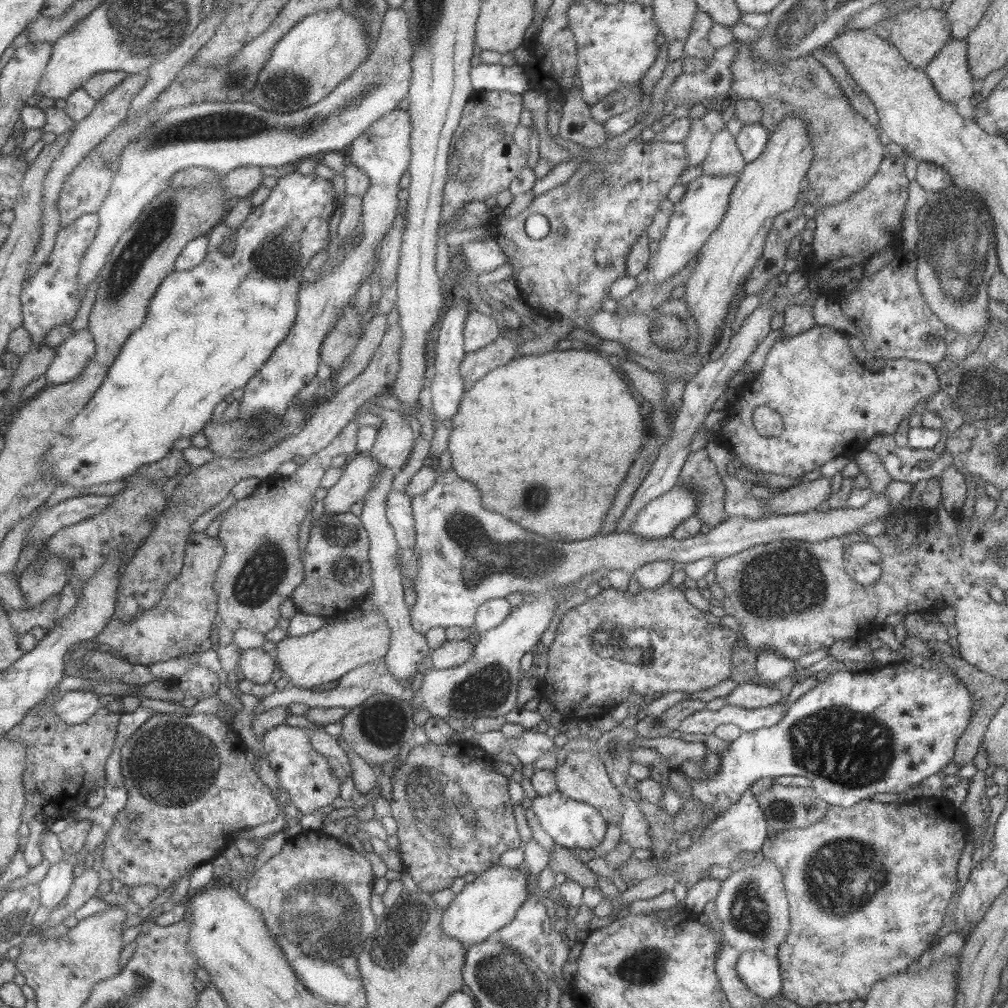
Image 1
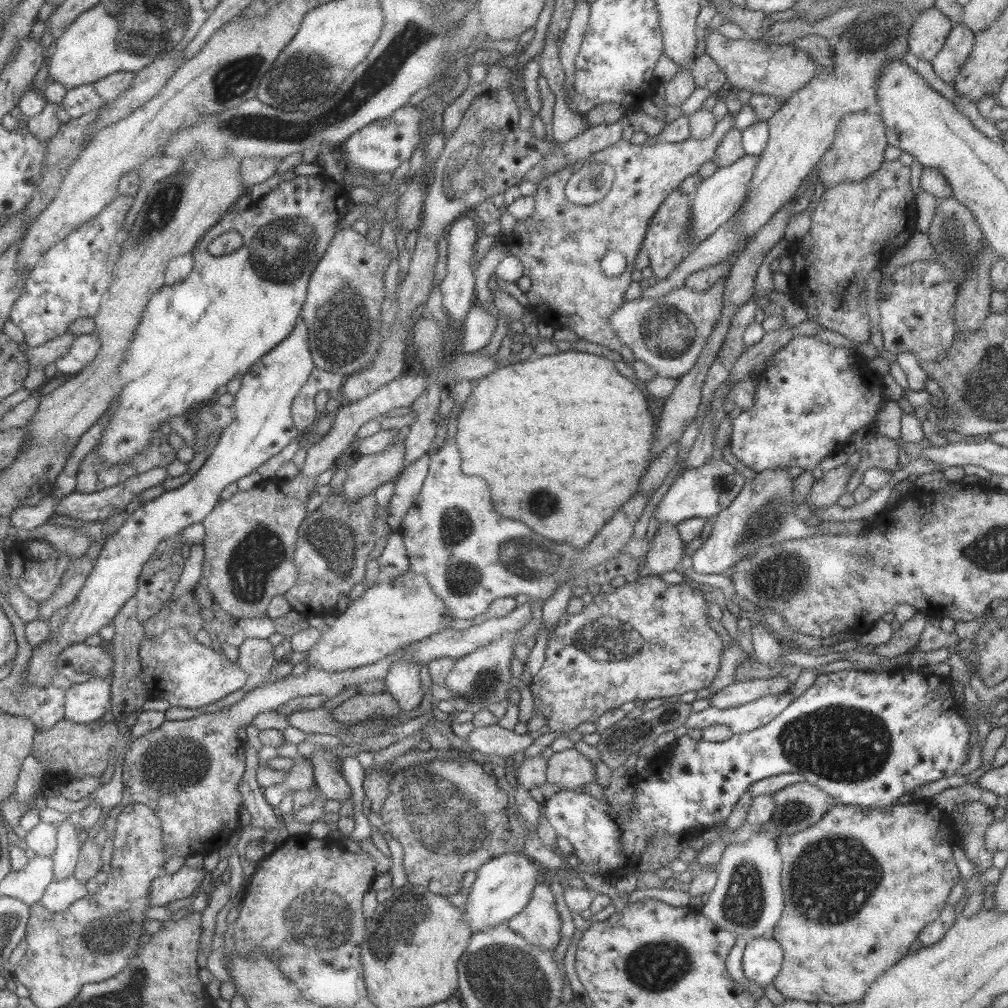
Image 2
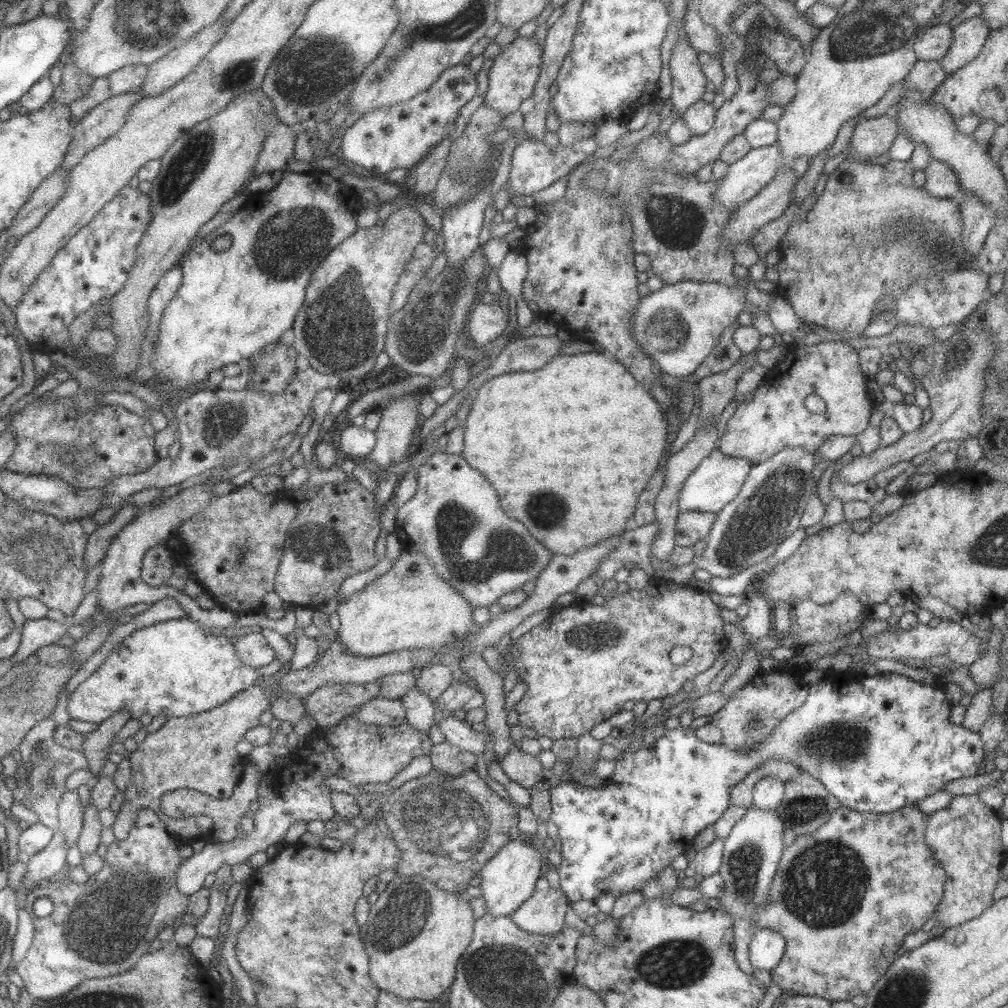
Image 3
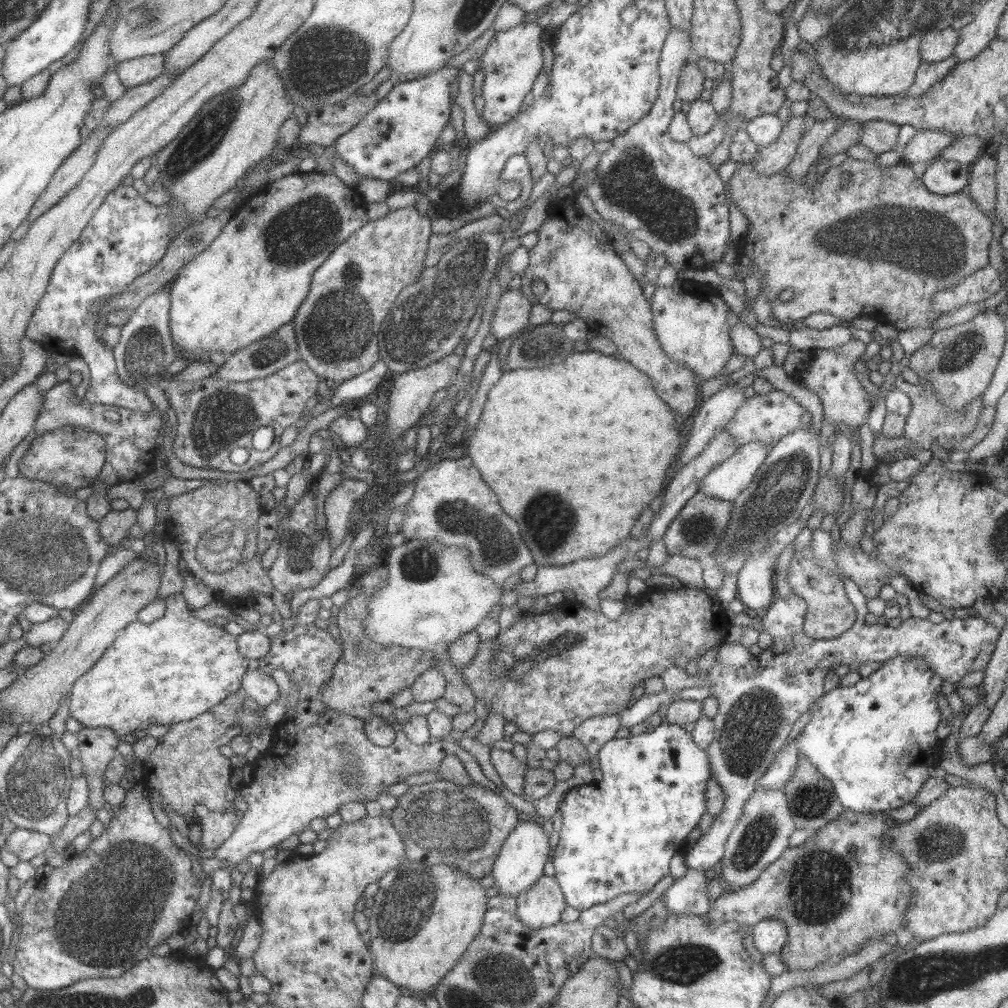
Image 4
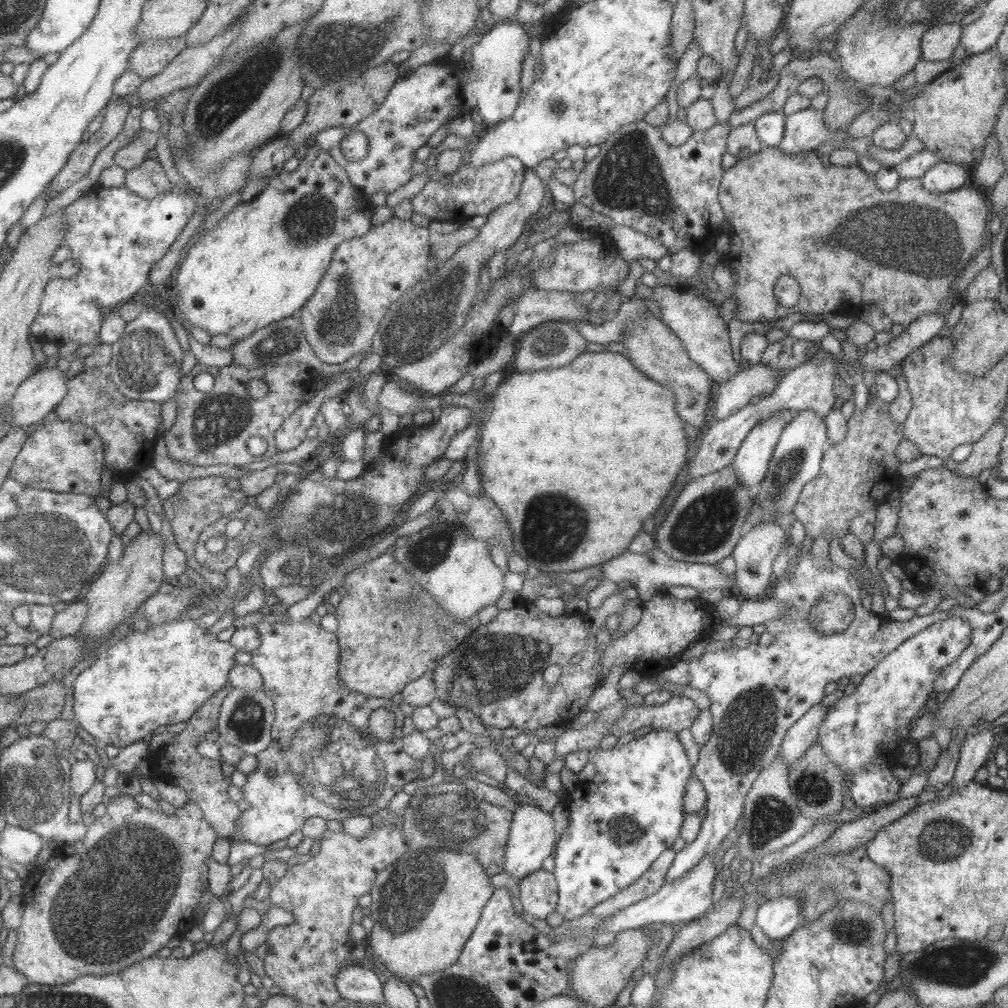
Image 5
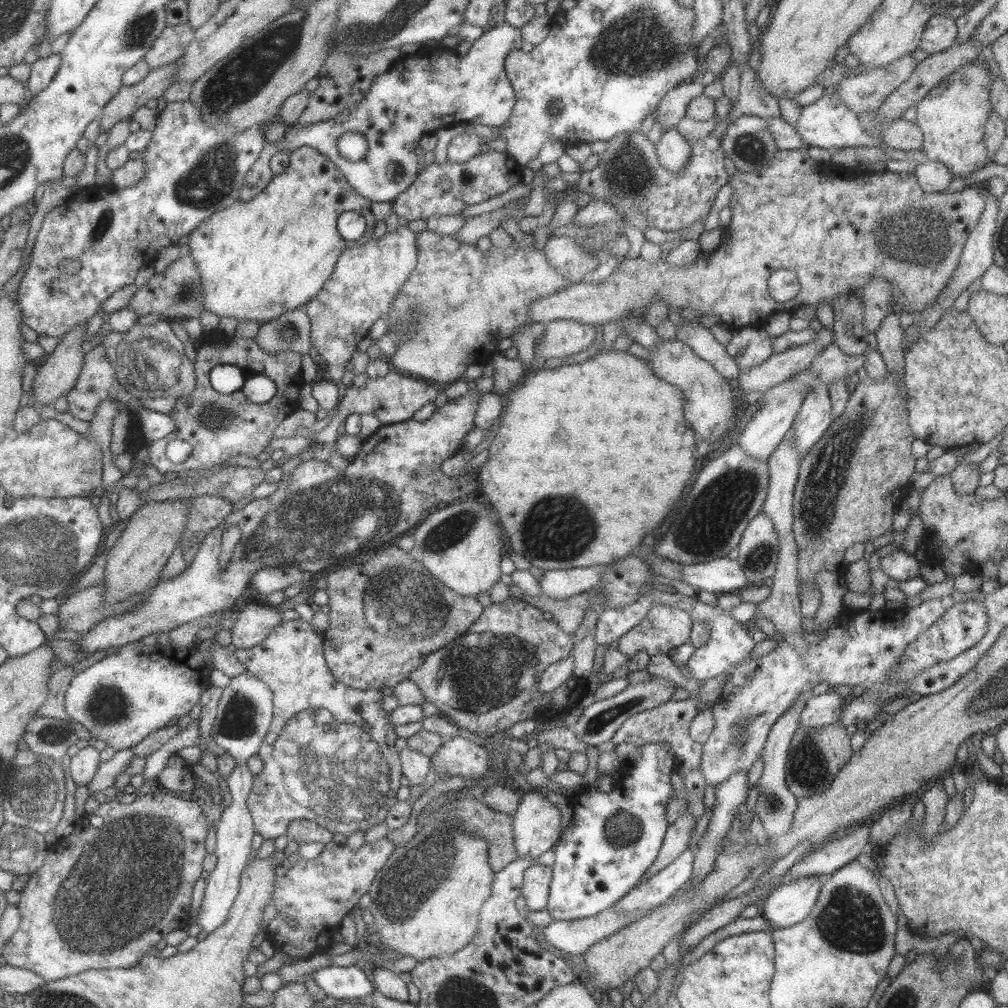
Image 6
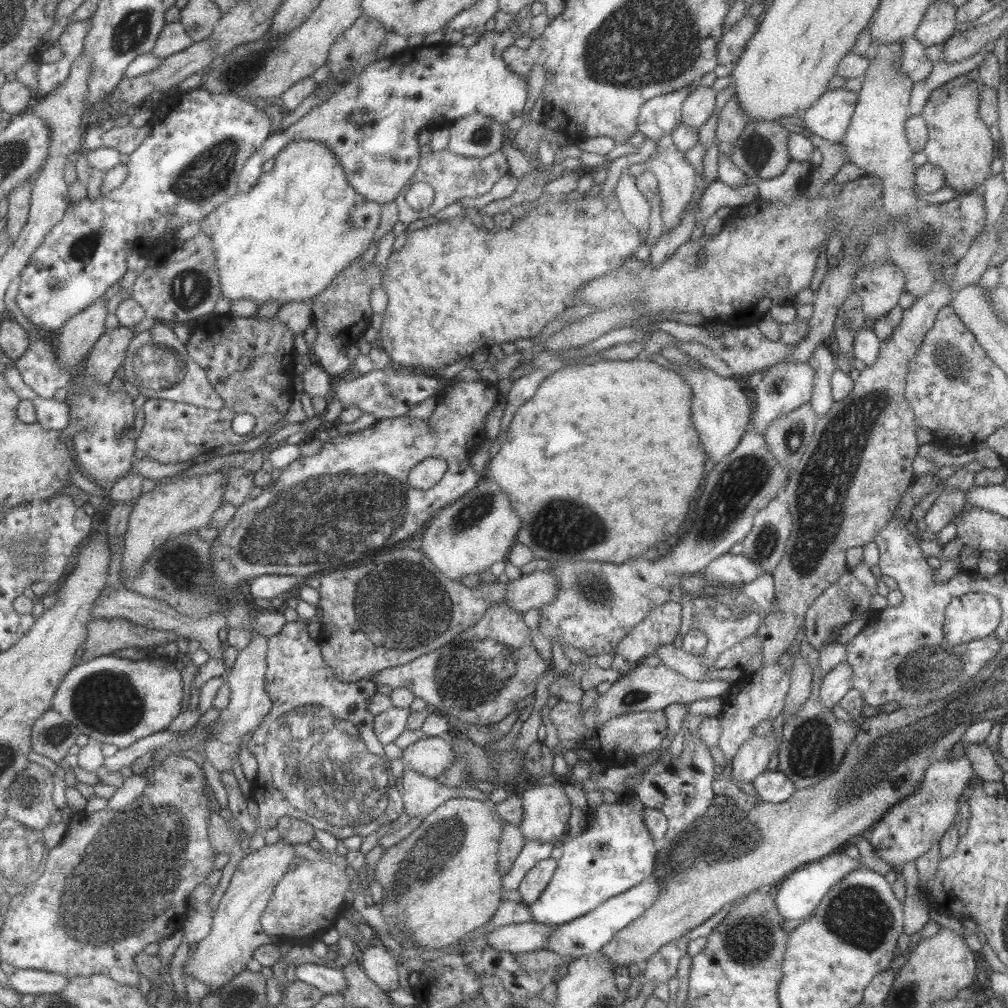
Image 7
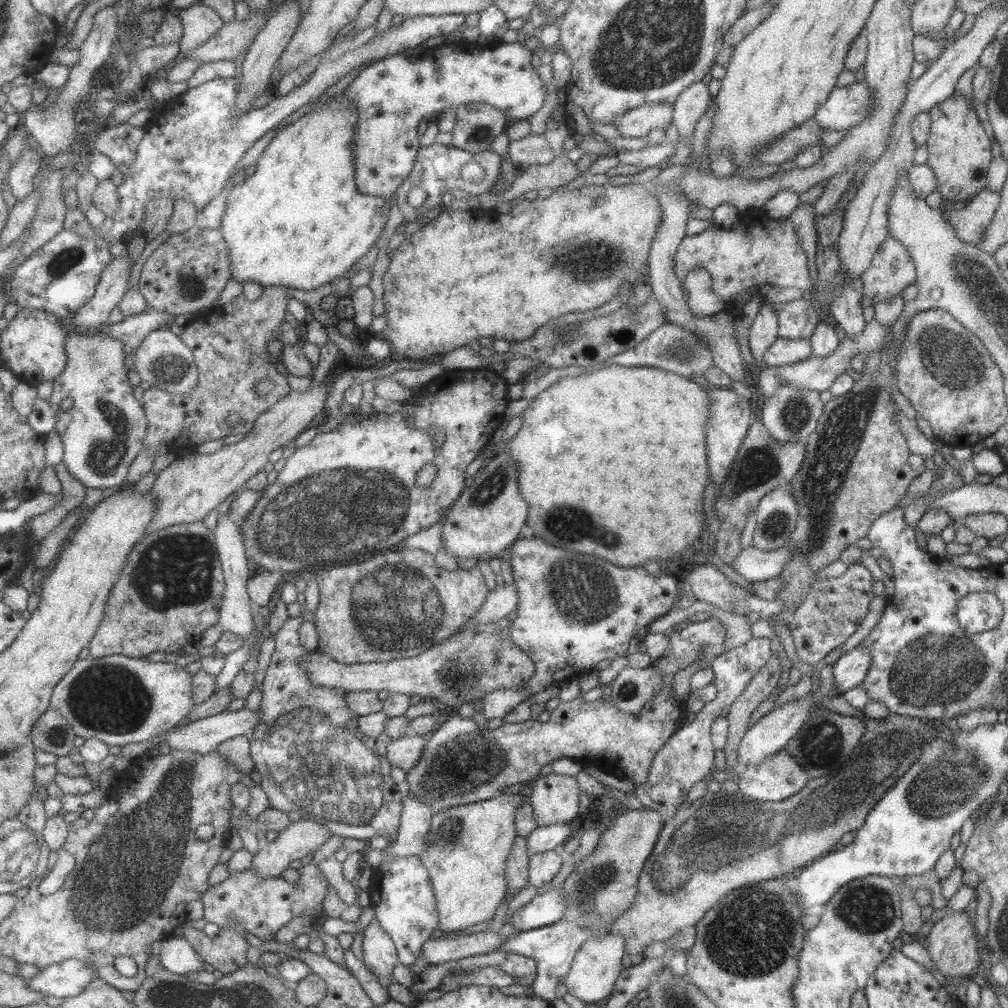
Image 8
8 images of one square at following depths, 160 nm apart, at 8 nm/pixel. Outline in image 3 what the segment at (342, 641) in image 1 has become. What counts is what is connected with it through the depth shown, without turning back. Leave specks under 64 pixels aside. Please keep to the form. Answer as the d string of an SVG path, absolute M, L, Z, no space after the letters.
M401 548L398 557L380 577L376 577L361 591L354 592L345 602L338 604L336 614L340 627L334 636L348 653L358 654L360 657L379 656L403 649L438 652L456 638L462 638L473 627L473 609L458 590L442 581L433 563L426 559L425 553Z

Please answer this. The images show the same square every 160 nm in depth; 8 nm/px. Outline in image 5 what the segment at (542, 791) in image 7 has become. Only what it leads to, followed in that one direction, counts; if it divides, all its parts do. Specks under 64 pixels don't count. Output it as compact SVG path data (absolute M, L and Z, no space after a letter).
M527 801L523 804L518 802L518 805L512 812L512 821L509 827L508 839L505 845L503 872L511 876L511 878L516 877L521 880L521 878L525 878L525 876L533 874L535 870L540 870L543 859L546 856L549 856L549 854L552 854L554 851L554 846L556 840L558 839L558 835L559 834L557 834L553 829L553 820L551 819L549 811L543 811L541 807L538 807L537 804L531 801Z

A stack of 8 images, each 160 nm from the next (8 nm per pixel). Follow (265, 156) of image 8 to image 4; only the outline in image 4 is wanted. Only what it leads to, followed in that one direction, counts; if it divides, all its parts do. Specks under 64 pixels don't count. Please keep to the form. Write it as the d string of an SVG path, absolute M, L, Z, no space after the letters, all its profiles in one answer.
M314 168L306 173L294 172L278 180L266 182L257 192L247 197L241 205L235 208L232 217L225 223L211 244L178 269L177 276L170 282L169 332L177 354L182 354L188 362L201 358L201 352L207 354L208 352L222 352L227 357L235 350L267 336L279 326L291 322L299 305L307 296L313 271L329 256L330 252L333 252L334 247L345 242L351 233L361 228L367 221L366 204L363 198L353 186L345 185L341 179L331 173L315 171Z

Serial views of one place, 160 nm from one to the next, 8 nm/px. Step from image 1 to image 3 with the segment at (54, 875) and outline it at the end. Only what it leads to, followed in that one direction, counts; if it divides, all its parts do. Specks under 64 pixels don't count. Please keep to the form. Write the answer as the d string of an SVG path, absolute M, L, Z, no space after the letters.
M76 789L64 791L59 799L58 805L58 828L63 833L66 842L66 850L72 845L76 844L82 827L82 812L84 808L81 807L79 796Z

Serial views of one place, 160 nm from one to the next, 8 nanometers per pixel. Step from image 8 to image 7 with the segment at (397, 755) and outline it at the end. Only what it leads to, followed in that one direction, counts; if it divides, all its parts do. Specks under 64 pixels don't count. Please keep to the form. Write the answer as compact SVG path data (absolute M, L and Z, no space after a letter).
M423 737L406 746L400 760L403 768L434 779L454 761L454 752L447 737Z

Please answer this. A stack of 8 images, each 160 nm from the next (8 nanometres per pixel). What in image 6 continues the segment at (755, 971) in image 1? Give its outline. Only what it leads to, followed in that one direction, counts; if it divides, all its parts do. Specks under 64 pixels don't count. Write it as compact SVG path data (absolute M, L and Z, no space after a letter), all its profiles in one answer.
M814 876L786 880L768 892L767 898L759 904L759 914L770 926L795 926L809 916L816 904L819 890L819 882Z

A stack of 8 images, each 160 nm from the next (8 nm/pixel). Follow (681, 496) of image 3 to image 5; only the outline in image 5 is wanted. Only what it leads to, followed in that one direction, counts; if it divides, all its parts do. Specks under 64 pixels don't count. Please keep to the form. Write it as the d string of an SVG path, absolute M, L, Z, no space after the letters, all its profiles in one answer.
M777 418L762 420L749 430L745 439L741 441L731 466L738 481L752 492L760 487L777 440L785 426L785 422Z

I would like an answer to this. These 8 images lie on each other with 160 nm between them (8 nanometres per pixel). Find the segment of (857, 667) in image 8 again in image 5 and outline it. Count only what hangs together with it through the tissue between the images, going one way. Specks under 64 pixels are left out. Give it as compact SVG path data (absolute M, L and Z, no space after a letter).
M820 701L807 709L785 731L780 744L780 755L787 768L816 739L821 723L824 721L827 707Z

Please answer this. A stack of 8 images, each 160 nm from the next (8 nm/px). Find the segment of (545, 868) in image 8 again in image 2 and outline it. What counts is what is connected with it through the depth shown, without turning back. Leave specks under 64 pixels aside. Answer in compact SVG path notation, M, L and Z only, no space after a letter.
M540 879L525 908L505 924L535 948L554 950L561 938L559 923L553 892L549 890L549 883Z

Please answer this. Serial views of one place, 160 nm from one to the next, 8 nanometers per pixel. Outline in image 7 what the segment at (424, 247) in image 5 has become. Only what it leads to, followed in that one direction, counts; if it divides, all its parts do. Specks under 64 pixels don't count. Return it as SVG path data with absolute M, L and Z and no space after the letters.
M359 257L352 260L330 283L311 301L312 326L317 332L313 344L313 356L316 363L329 375L339 375L348 369L350 360L338 352L342 346L357 342L369 327L372 316L369 307L369 292L371 288L380 286L382 270L372 261L361 269Z

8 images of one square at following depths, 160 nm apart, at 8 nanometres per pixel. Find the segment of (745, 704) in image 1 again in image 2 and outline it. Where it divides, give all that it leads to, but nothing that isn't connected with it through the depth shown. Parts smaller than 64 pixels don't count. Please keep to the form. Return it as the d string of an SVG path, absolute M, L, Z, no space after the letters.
M783 676L734 682L708 695L708 706L719 710L737 707L765 695L787 693L789 685Z

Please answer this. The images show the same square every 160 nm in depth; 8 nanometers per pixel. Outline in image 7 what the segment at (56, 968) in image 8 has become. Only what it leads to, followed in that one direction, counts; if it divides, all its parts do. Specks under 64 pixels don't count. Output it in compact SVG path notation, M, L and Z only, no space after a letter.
M27 968L14 969L13 973L7 976L7 983L18 993L33 994L57 994L67 986L68 979L59 973L50 973L42 970Z

